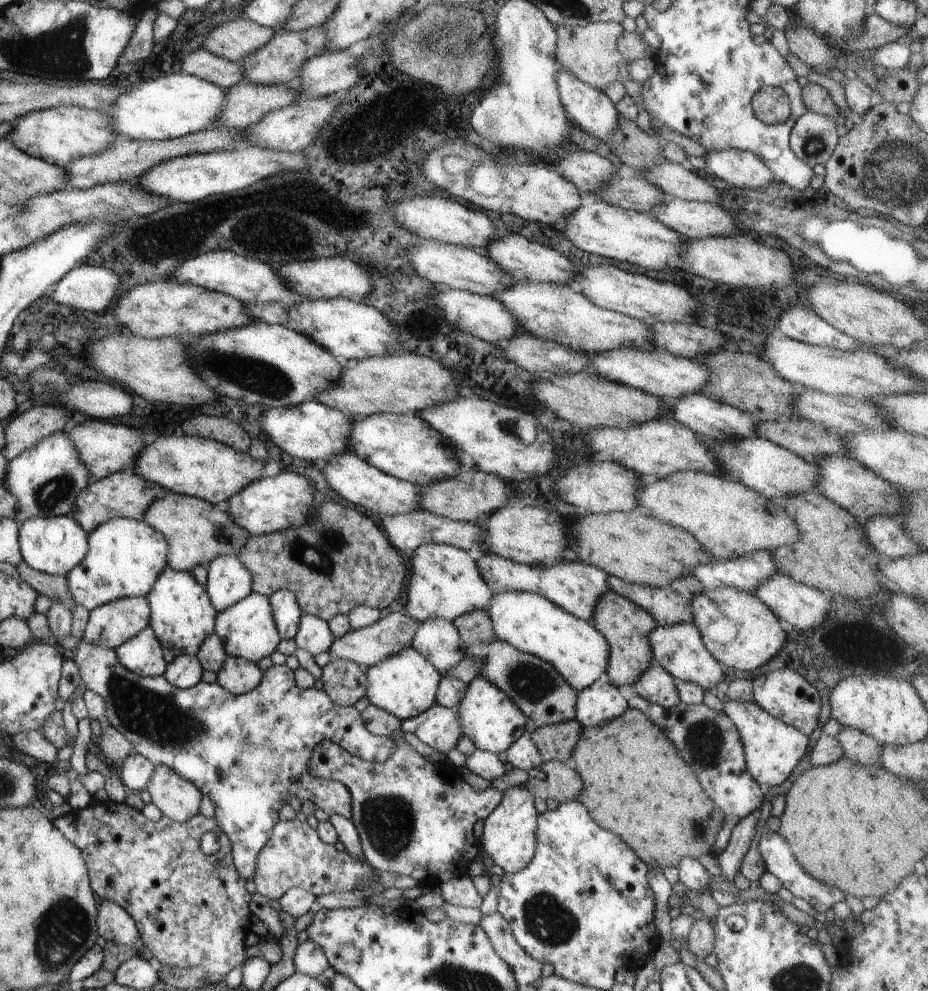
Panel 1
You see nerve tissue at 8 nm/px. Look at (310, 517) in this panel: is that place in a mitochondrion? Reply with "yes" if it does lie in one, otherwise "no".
no

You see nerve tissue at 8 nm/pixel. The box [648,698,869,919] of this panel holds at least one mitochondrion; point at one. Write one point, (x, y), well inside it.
(704, 738)

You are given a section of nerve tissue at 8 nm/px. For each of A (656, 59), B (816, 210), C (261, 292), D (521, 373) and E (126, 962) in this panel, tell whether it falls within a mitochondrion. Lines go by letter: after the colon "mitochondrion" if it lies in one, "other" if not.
A: other
B: other
C: other
D: other
E: other

